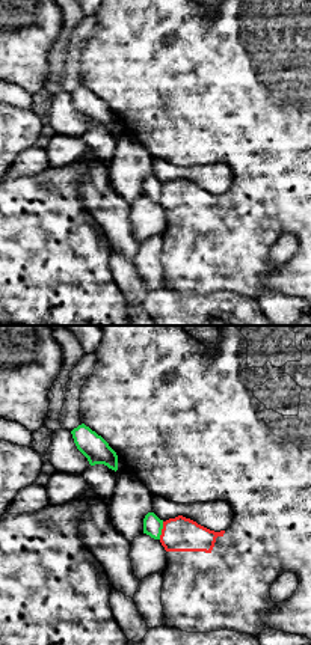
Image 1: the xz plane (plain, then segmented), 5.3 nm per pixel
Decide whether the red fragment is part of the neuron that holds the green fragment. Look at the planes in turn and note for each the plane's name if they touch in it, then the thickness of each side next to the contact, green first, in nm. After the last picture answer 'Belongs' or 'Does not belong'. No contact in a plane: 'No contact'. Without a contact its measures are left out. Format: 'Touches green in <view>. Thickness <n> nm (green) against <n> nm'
Touches green in xz. Thickness 100 nm (green) against 190 nm

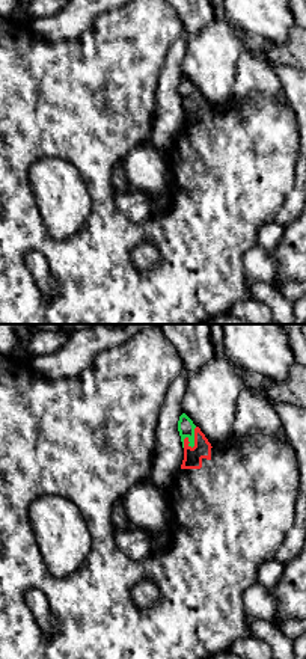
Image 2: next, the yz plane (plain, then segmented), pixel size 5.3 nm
Touches green in yz. Thickness 90 nm (green) against 100 nm

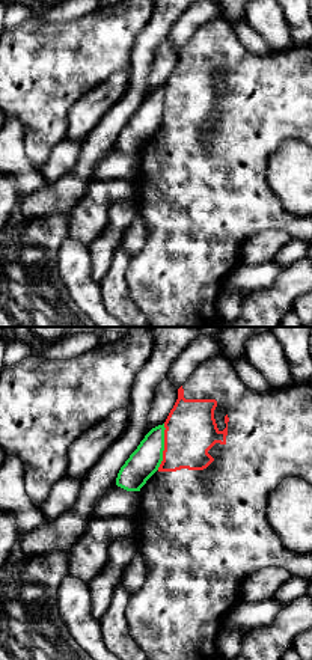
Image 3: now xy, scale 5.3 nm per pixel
Touches green in xy. Thickness 160 nm (green) against 280 nm

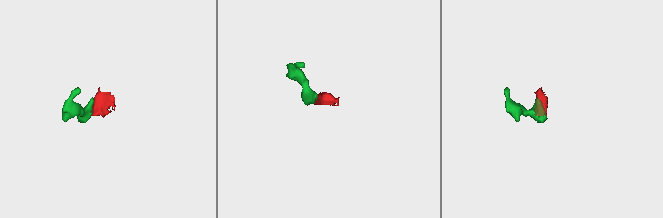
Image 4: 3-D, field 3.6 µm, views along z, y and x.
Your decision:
Does not belong

